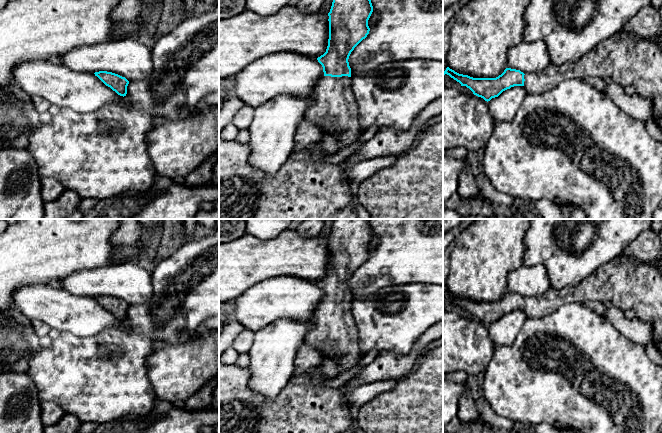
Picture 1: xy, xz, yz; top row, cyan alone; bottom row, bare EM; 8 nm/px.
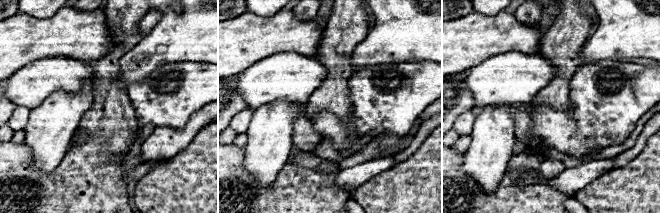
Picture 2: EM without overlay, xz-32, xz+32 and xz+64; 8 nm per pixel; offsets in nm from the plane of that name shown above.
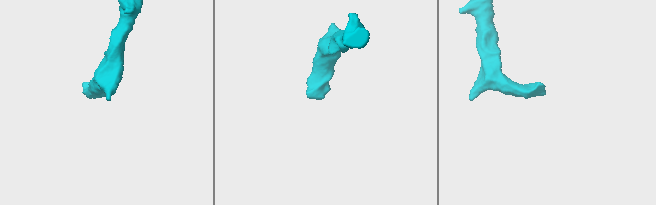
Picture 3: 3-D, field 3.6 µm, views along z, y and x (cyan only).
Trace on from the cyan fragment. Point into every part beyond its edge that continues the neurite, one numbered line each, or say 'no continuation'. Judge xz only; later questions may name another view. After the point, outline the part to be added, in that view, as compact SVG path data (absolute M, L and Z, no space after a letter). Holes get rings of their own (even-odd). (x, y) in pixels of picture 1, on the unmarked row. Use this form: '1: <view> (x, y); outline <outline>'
1: xz (332, 321); outline M323 300L313 313L312 327L305 342L317 351L326 341L330 342L339 354L338 360L335 362L335 368L339 374L356 366L362 358L358 330L351 312L351 301Z

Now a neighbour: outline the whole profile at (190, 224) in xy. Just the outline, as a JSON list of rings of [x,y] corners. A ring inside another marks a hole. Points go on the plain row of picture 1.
[[[183,219],[186,229],[186,241],[194,242],[197,219]]]

